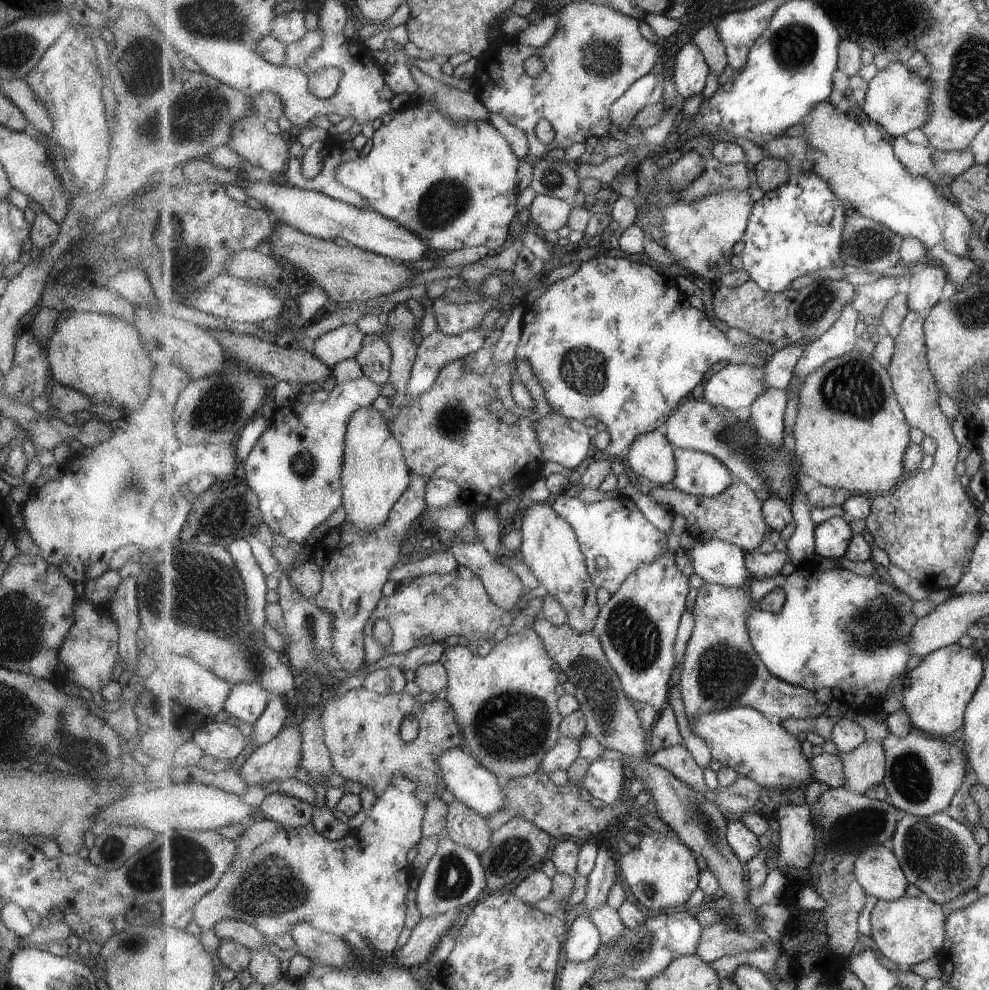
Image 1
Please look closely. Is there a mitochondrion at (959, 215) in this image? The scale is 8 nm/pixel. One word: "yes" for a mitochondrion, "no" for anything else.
no

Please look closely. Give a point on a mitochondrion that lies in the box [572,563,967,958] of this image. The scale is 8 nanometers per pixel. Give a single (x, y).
(636, 639)

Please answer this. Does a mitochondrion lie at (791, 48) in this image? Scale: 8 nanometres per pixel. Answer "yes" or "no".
yes

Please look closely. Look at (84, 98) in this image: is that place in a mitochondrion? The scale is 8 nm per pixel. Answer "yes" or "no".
no

